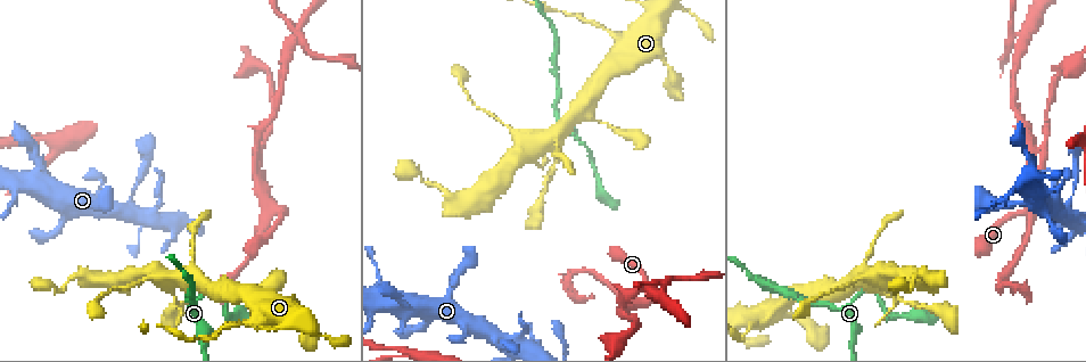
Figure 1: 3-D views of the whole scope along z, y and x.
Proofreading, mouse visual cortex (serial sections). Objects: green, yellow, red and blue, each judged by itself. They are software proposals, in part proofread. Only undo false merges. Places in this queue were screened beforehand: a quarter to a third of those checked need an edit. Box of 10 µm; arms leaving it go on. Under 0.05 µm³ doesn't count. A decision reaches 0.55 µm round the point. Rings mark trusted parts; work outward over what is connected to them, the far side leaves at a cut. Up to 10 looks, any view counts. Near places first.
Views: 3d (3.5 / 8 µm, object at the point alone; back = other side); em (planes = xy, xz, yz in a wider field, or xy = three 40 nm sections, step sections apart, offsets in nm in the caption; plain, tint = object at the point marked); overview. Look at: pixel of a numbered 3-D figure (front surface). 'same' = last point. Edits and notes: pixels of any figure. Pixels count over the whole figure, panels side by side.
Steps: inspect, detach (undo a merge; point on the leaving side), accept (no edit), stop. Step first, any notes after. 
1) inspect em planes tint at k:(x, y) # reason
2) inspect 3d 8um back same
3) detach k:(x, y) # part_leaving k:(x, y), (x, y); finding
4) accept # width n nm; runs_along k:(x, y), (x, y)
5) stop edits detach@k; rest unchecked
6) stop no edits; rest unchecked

inspect 3d 3.5um back at 1:(28, 181) # looks like a crossing

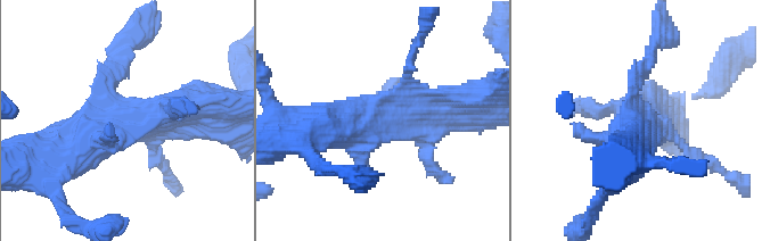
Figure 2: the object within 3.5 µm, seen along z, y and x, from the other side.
inspect em xy step 1 tint at 2:(388, 115)

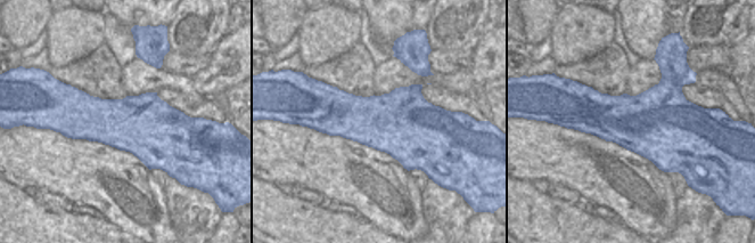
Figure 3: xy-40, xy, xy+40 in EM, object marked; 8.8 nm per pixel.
accept # runs_along 2:(65, 155), (188, 92); continuous, no second cell

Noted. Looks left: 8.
inspect 3d 8um back at 1:(584, 142) # sharp bend

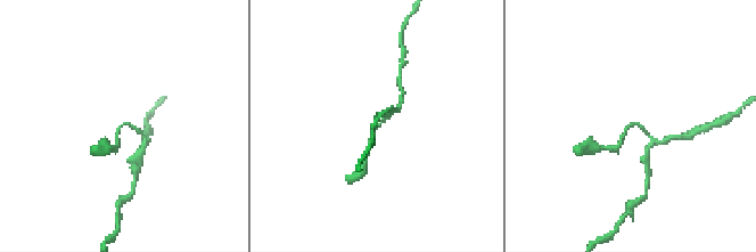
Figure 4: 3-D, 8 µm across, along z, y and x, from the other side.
inspect em planes tint same # arm_widths 150, 150 nm; now the EM

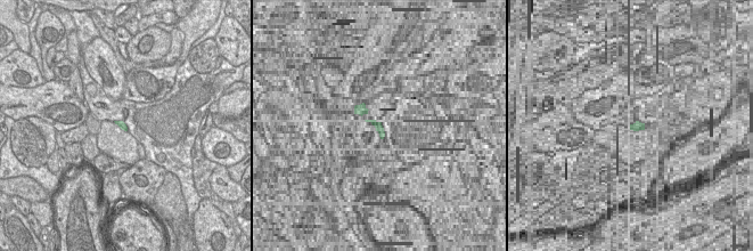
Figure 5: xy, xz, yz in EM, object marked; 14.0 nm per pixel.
accept # width 90 nm; runs_along 4:(399, 107), (371, 132), (368, 143); continuous, no second cell

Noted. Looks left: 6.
inspect 3d 3.5um at 1:(619, 308)

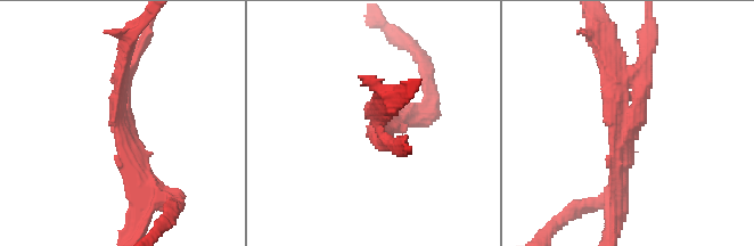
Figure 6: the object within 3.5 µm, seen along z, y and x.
inspect em xy step 5 tint at 6:(121, 128)

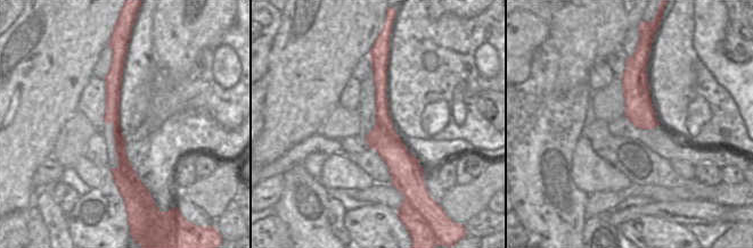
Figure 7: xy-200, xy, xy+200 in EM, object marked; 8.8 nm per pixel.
detach 6:(121, 58) # arm_widths 150, 200, 250 nm; a second cell is stuck on

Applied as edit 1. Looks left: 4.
inspect overview # see it whole again

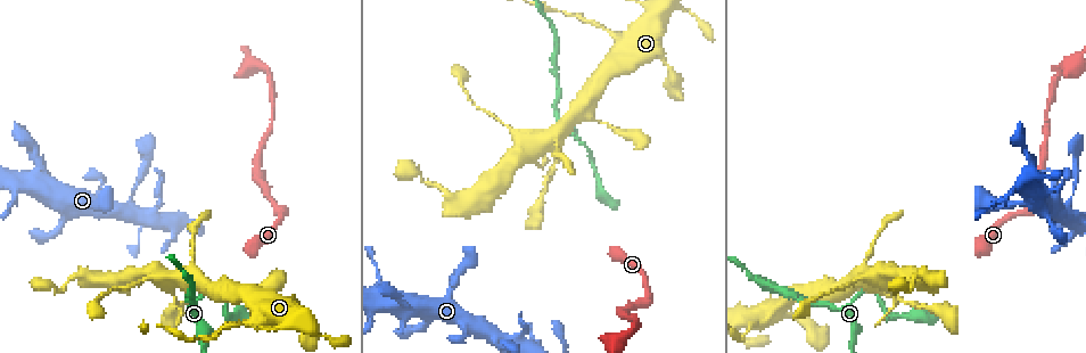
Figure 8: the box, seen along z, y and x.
inspect 3d 8um at 8:(760, 325) # calibre changes

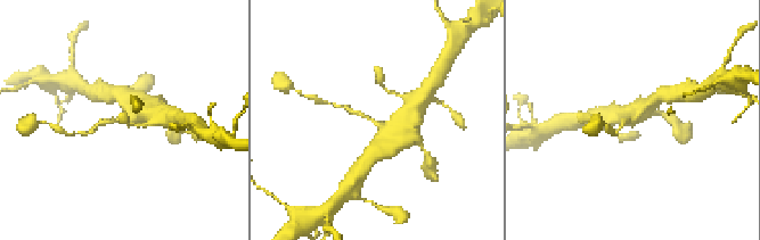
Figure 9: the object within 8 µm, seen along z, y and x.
inspect em planes tint same # arm_widths 150, 500 nm

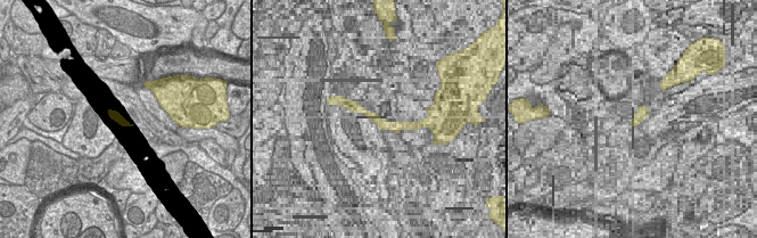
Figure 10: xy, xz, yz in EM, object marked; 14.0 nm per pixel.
accept # runs_along 9:(402, 133), (382, 129), (346, 108); continuous, no second cell

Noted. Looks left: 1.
stop edits detach@6; rest unchecked

